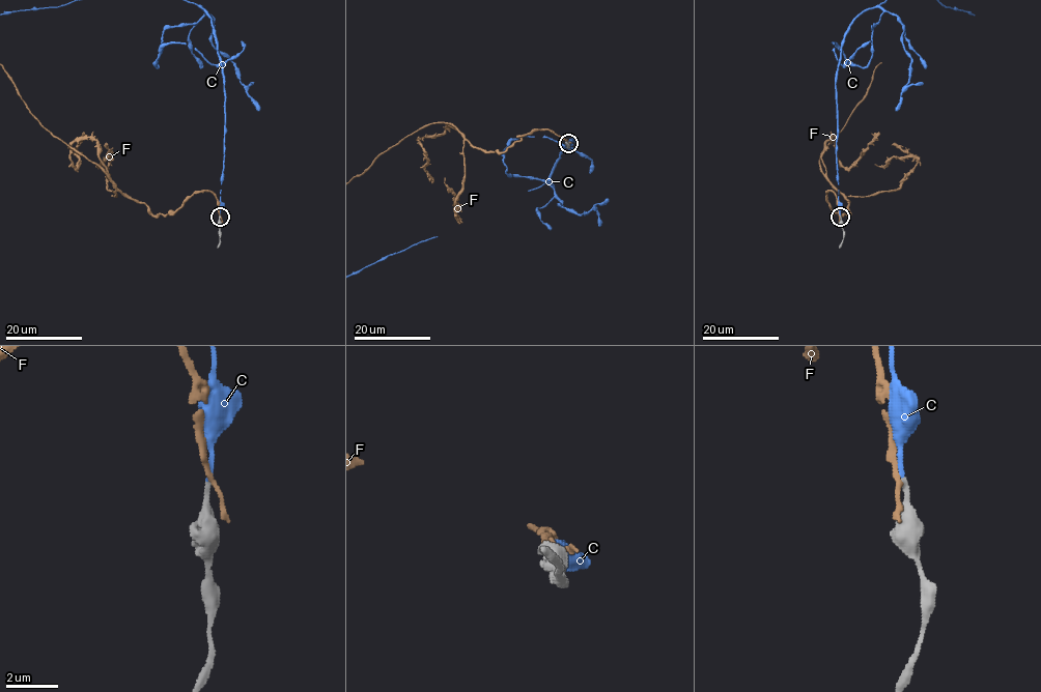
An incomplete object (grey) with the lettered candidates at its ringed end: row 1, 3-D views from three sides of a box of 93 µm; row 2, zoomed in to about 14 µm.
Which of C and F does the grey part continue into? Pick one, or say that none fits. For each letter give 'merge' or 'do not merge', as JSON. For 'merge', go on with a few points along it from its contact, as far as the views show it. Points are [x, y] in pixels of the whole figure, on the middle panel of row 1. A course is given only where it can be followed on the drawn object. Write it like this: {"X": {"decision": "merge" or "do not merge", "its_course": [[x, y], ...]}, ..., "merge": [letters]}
{"C": {"decision": "merge"}, "F": {"decision": "do not merge"}, "merge": ["C"]}

